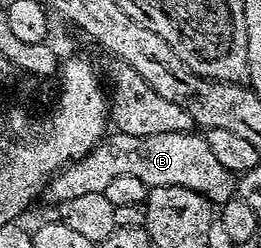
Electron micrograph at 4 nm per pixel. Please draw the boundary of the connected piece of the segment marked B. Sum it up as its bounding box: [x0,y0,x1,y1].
[45,132,236,204]

